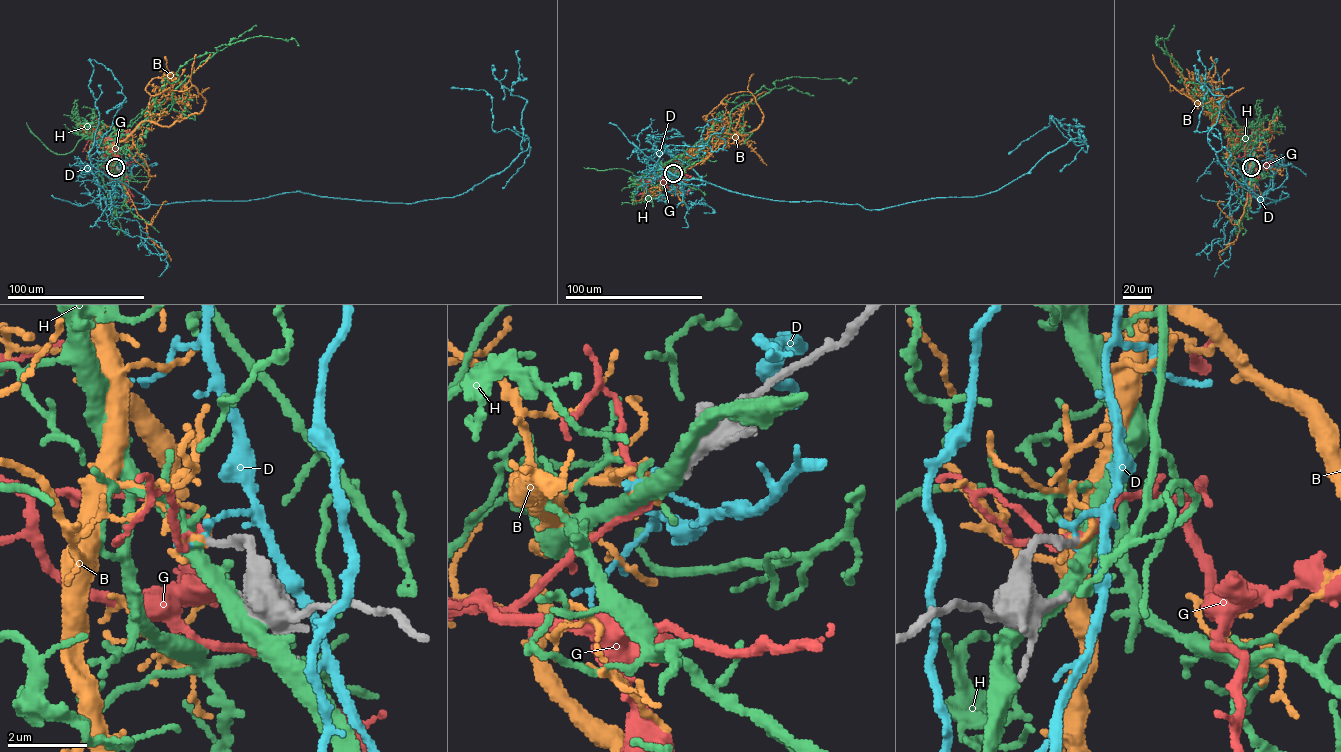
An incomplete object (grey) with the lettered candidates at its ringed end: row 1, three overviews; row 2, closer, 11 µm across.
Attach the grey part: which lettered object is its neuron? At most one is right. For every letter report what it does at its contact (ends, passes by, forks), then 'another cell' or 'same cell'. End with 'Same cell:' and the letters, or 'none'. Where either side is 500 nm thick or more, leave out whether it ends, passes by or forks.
B: it ends there; another cell
D: it ends there; another cell
G: it passes by; same cell
H: it forks there; another cell
Same cell: G

